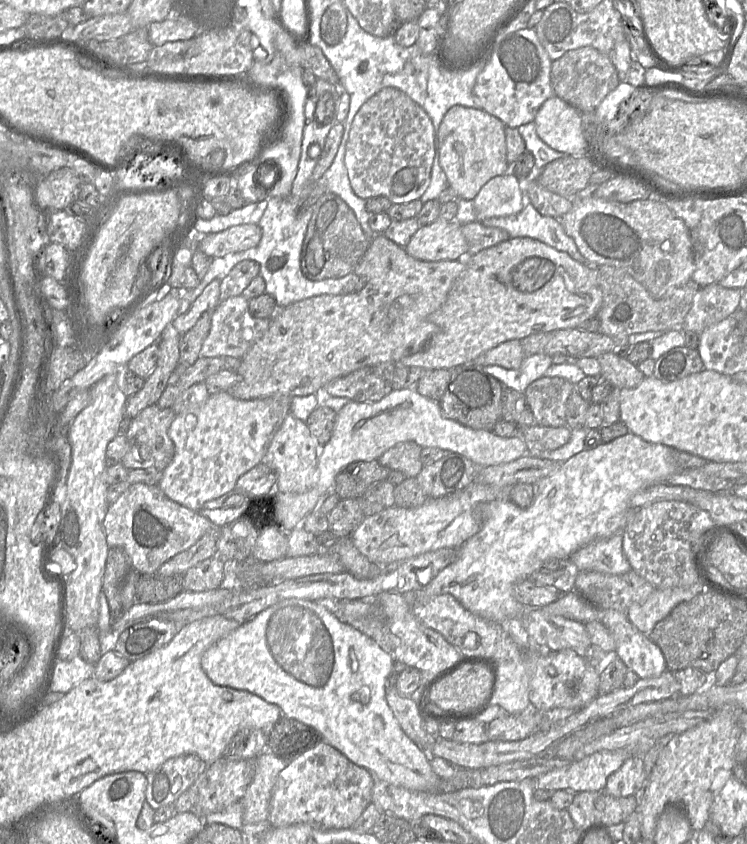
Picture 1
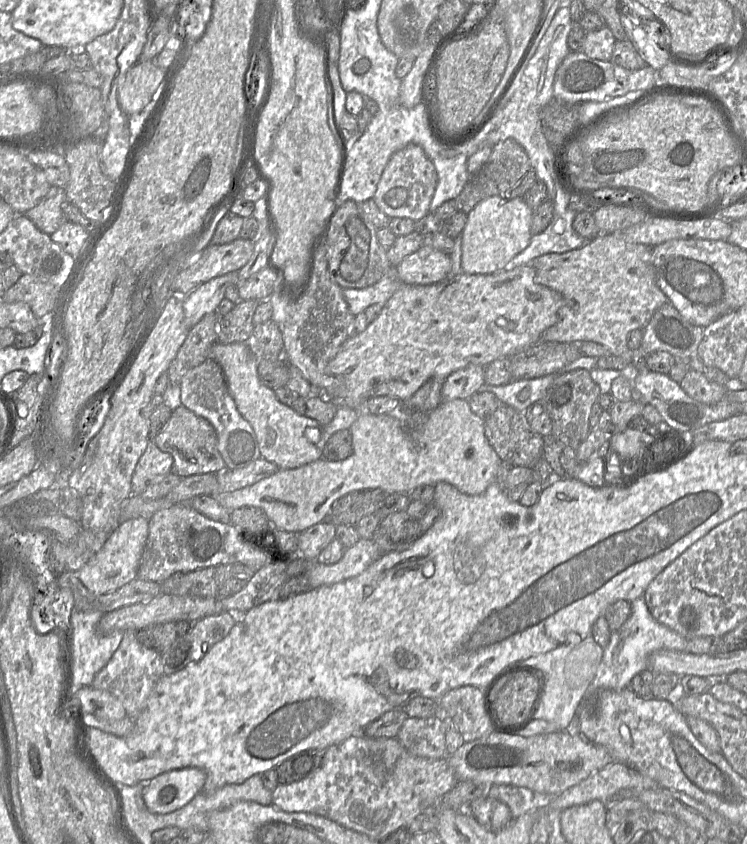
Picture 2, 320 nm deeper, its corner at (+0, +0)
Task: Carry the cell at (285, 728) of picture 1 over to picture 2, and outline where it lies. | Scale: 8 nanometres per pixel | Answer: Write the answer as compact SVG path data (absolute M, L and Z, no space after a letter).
M321 750L300 752L276 766L279 783L290 784L300 781L315 773L323 760Z

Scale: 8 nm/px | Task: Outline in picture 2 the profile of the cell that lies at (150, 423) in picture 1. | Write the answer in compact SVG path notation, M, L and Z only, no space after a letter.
M183 404L173 410L167 424L157 434L155 442L162 451L173 456L171 472L180 477L217 473L227 467L218 449L217 433L212 423Z

